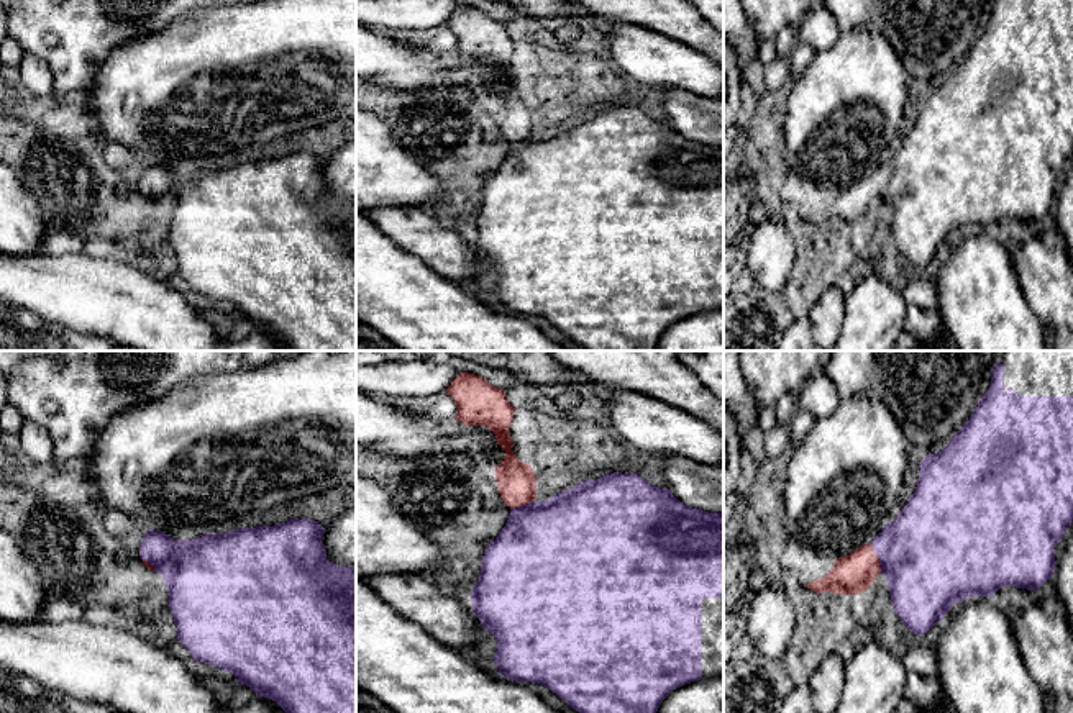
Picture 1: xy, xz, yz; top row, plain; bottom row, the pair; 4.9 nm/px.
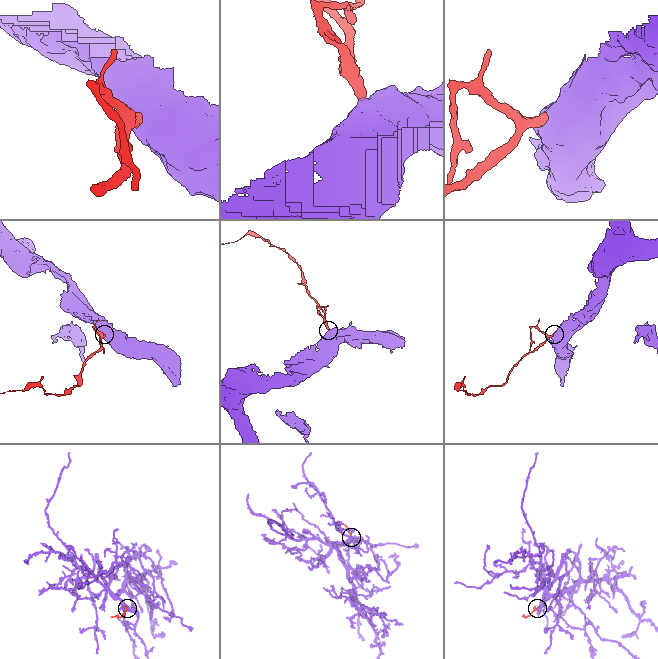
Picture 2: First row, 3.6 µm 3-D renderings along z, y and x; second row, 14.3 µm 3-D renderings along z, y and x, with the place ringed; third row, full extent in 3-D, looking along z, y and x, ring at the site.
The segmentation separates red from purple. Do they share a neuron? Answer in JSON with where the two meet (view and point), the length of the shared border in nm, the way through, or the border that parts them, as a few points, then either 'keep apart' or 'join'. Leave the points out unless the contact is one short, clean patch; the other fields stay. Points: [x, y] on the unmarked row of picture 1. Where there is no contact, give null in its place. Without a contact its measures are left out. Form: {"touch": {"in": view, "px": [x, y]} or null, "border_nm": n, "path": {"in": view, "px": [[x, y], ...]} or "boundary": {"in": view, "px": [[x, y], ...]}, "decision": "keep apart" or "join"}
{"touch": {"in": "yz", "px": [876, 190]}, "border_nm": 160, "path": {"in": "yz", "px": [[853, 207], [876, 190], [927, 187]]}, "decision": "join"}

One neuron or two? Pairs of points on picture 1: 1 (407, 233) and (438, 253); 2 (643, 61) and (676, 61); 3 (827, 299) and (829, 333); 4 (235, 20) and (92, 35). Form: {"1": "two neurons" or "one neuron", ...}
{"1": "one neuron", "2": "one neuron", "3": "one neuron", "4": "two neurons"}

